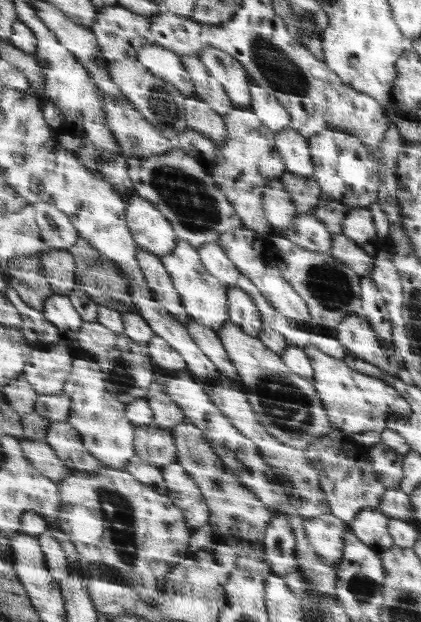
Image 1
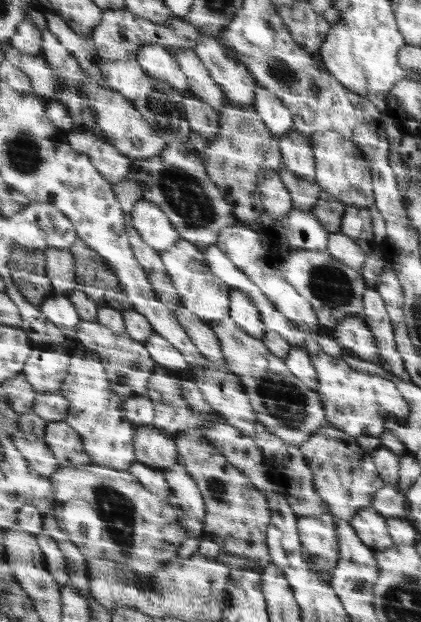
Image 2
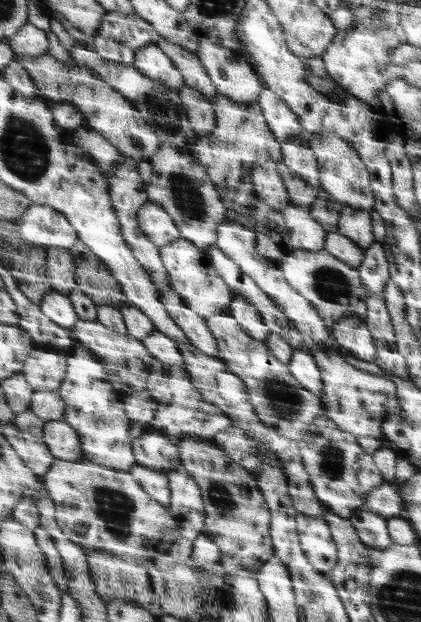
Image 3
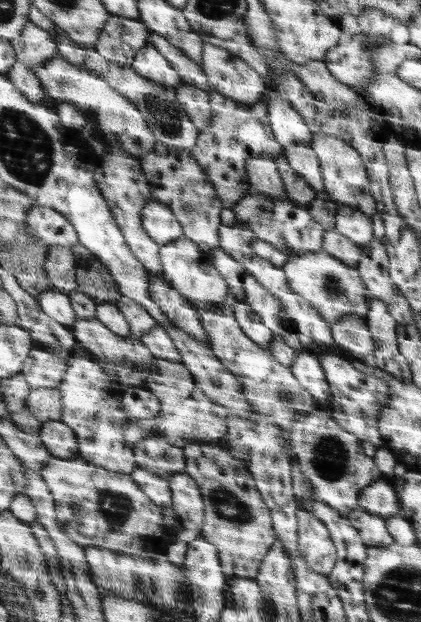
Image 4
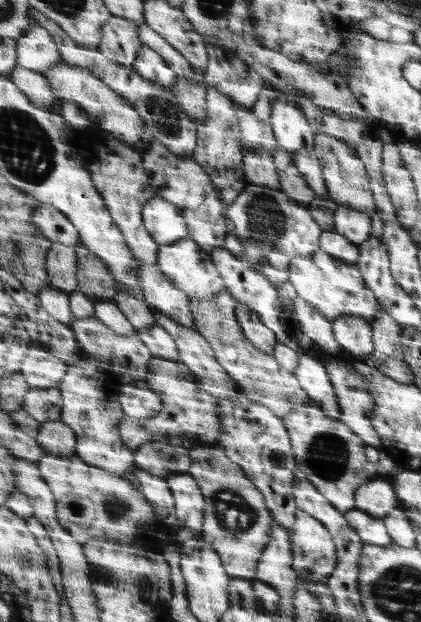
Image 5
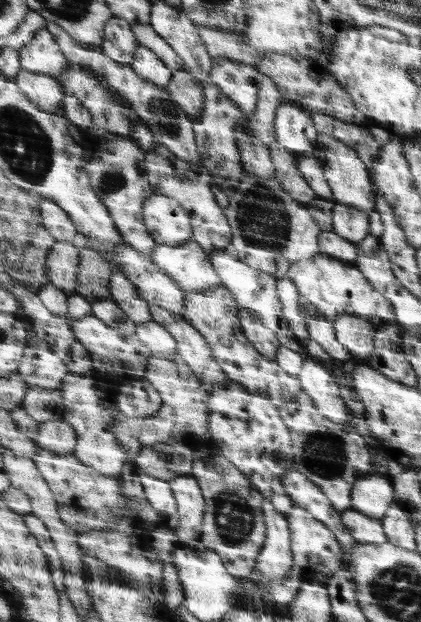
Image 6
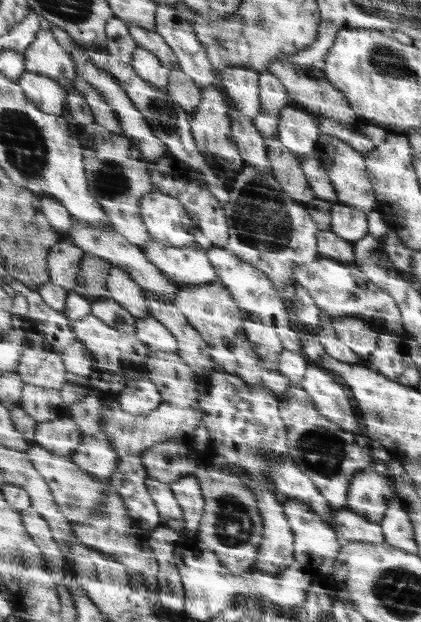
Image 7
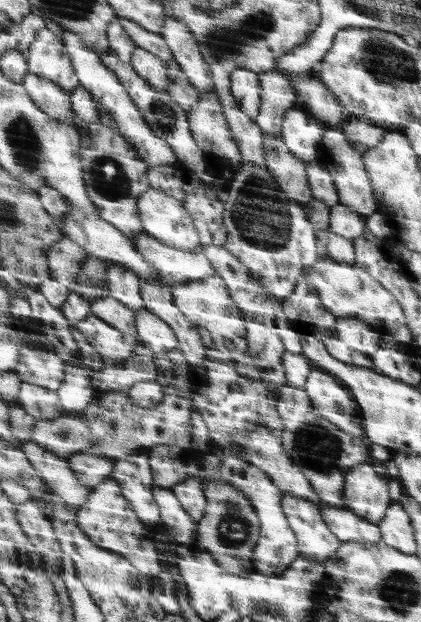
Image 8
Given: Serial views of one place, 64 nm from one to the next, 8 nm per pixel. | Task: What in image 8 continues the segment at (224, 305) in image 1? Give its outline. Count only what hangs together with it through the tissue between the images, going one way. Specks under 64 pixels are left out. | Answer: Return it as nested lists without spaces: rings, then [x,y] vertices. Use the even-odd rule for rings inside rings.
[[[148,231],[133,241],[166,285],[206,279],[217,273],[204,247],[197,252],[188,252],[166,244]]]

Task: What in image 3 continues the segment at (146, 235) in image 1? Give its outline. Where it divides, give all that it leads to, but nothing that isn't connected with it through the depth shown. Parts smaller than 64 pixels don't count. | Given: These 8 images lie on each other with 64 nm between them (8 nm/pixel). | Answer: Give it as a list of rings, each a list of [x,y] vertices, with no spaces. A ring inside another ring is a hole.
[[[150,201],[139,212],[140,227],[160,248],[183,238],[182,229],[164,205]]]

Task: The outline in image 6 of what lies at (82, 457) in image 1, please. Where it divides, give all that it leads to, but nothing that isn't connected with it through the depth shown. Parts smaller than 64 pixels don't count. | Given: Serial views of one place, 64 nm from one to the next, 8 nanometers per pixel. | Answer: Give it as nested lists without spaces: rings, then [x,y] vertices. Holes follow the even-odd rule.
[[[65,418],[43,423],[40,434],[35,438],[40,447],[62,455],[74,455],[80,440],[76,427]],[[62,450],[62,452],[60,452]]]

